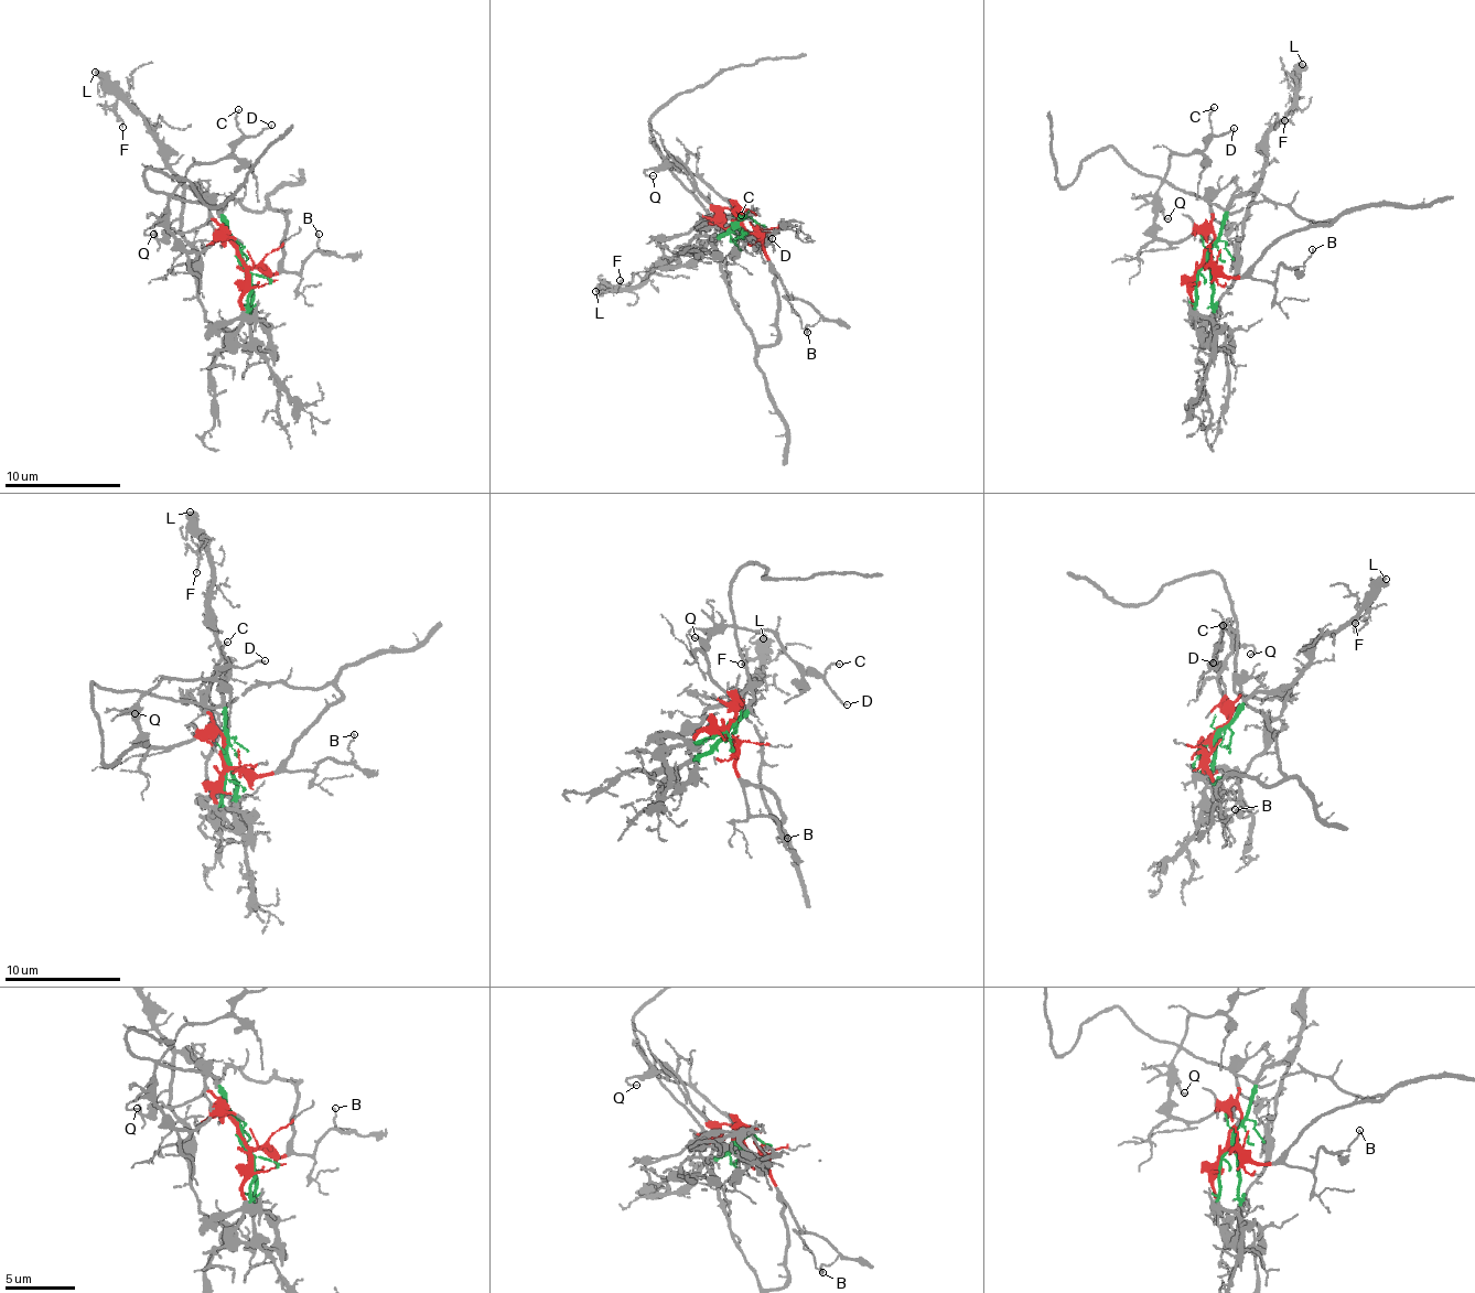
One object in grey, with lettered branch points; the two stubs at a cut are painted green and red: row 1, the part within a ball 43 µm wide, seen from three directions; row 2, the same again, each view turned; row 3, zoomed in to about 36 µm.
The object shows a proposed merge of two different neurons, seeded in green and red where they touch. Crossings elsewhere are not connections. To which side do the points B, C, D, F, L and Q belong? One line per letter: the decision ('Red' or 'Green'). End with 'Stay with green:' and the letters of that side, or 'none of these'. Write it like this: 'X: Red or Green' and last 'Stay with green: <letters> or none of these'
B: Red
C: Red
D: Red
F: Green
L: Green
Q: Red
Stay with green: F, L

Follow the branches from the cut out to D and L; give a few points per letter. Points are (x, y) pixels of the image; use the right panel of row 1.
D: (1205, 258), (1215, 237), (1213, 208), (1174, 187), (1165, 173), (1173, 155), (1199, 152), (1210, 137), (1233, 128)
L: (1205, 258), (1220, 230), (1224, 213), (1258, 183), (1264, 164), (1266, 137), (1290, 111), (1295, 69), (1302, 63)

